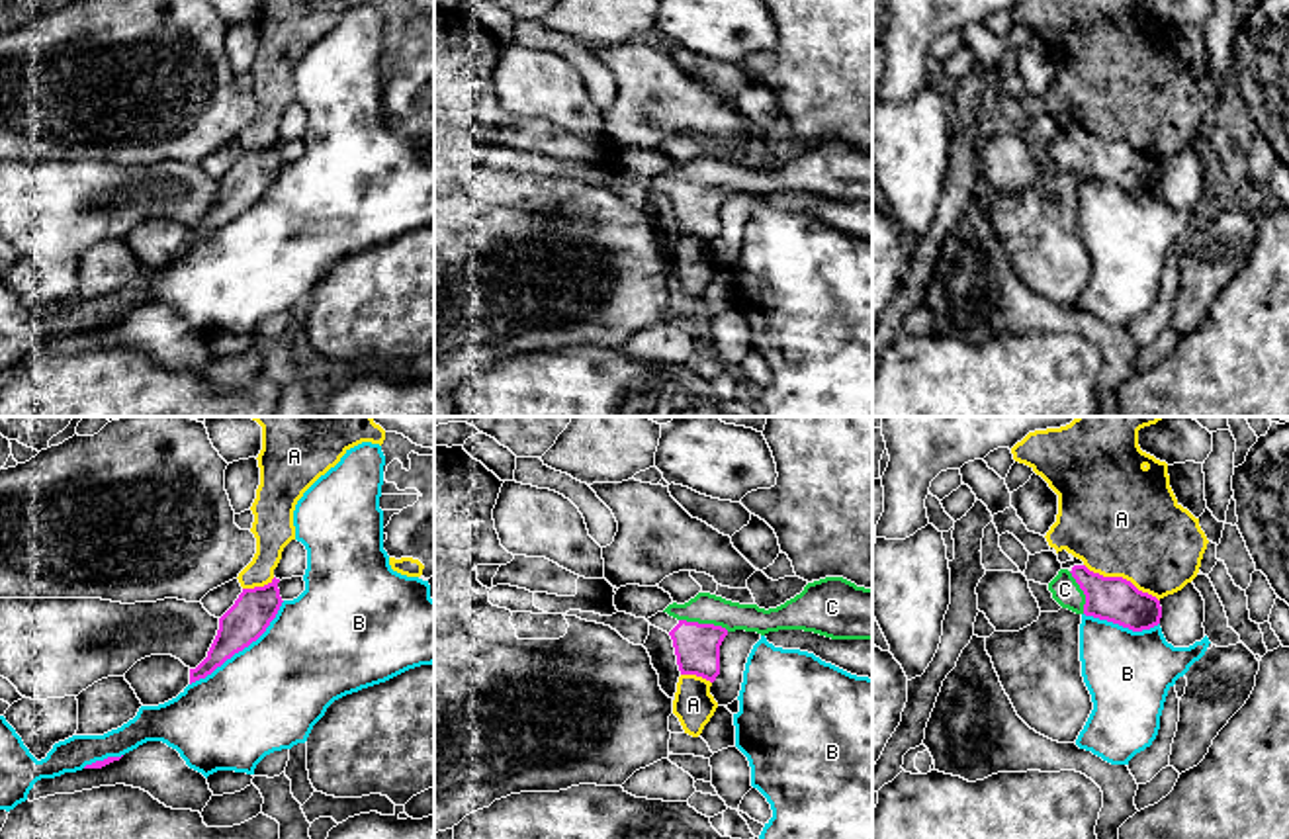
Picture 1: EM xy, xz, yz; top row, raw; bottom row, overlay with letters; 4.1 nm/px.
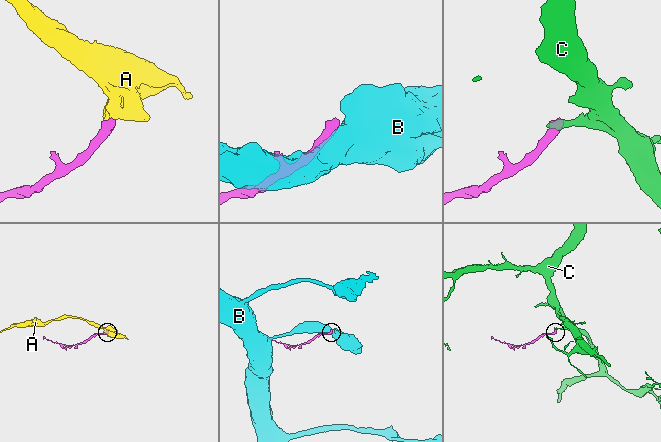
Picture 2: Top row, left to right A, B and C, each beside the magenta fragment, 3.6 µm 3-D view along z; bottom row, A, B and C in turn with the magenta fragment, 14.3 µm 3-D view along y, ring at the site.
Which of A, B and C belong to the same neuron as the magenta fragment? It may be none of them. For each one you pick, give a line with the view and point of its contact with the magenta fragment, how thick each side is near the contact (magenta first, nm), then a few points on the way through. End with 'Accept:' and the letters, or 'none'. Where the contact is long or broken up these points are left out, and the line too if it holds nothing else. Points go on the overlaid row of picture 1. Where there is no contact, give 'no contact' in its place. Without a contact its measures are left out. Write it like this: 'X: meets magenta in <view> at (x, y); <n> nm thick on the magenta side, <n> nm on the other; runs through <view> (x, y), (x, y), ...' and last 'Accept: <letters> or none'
C: meets magenta in xz at (705, 624); 190 nm thick on the magenta side, 130 nm on the other; runs through xz (697, 646), (697, 636), (705, 624), (705, 609)
Accept: C

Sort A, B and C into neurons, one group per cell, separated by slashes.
A / B / C

